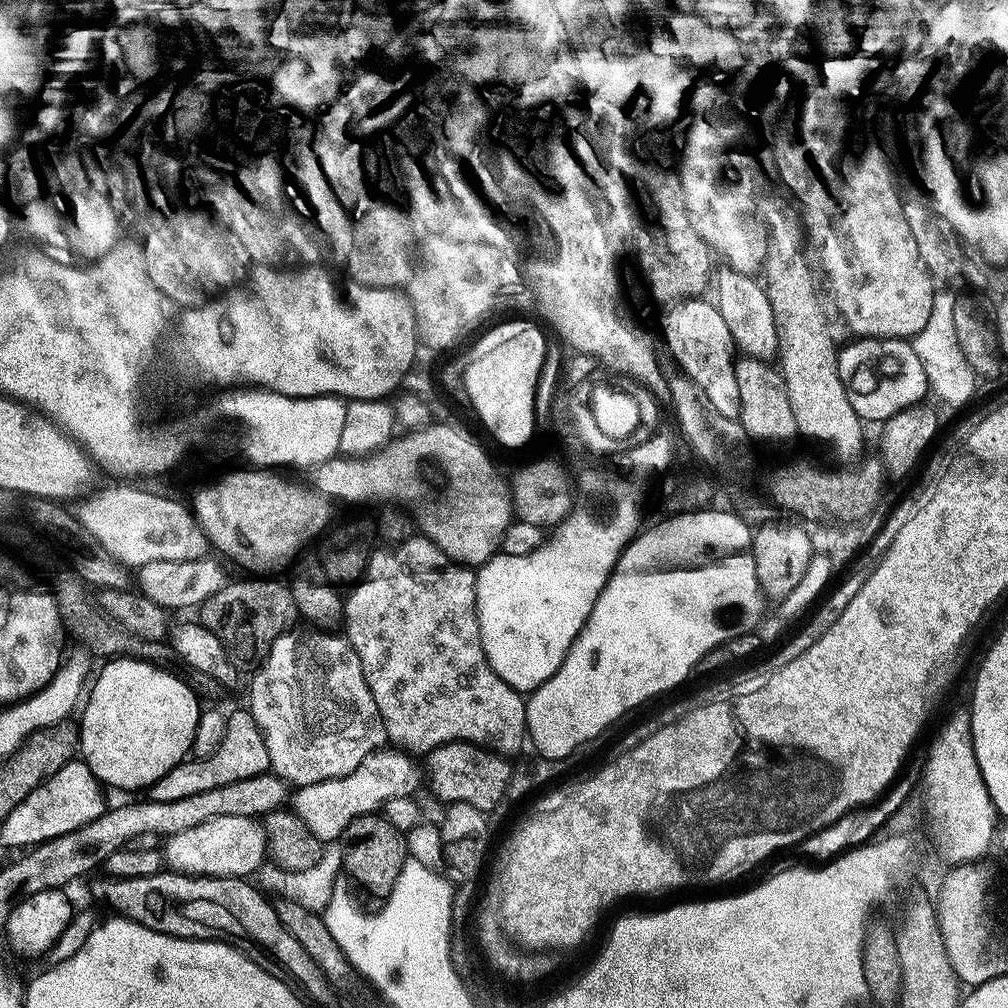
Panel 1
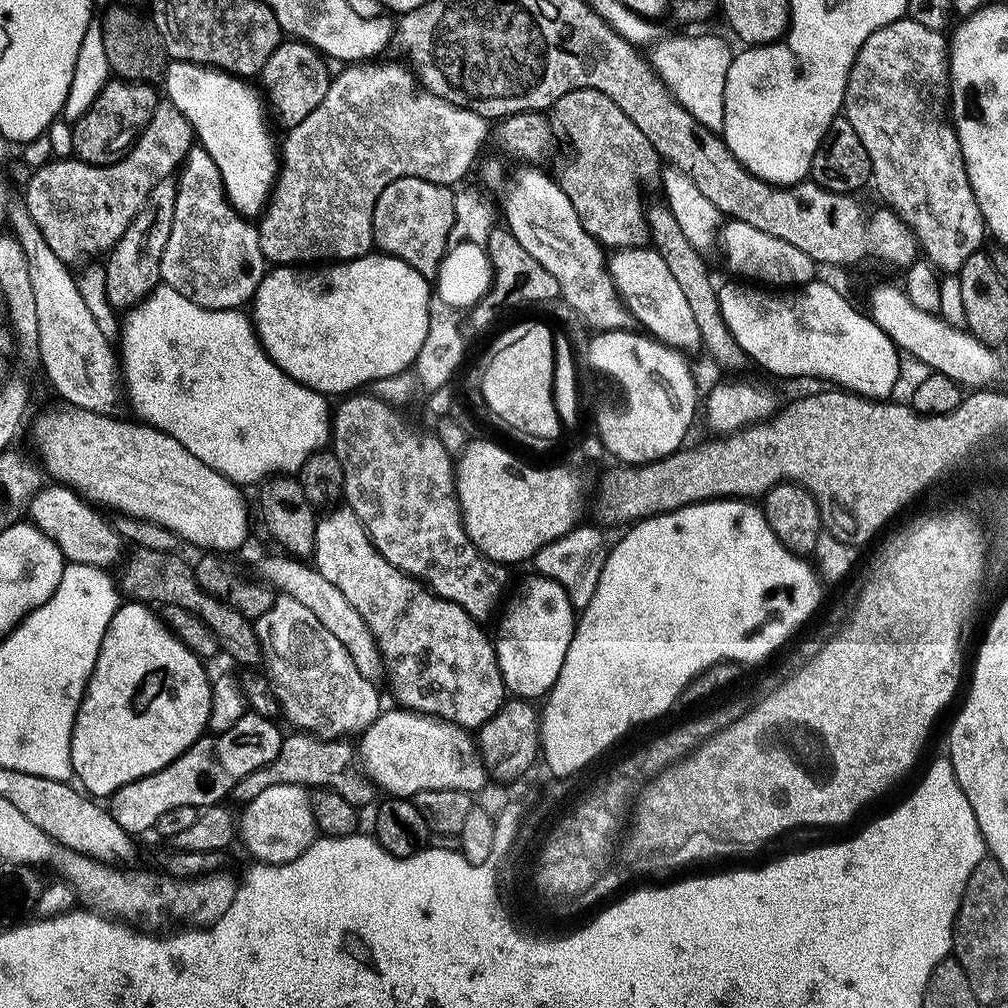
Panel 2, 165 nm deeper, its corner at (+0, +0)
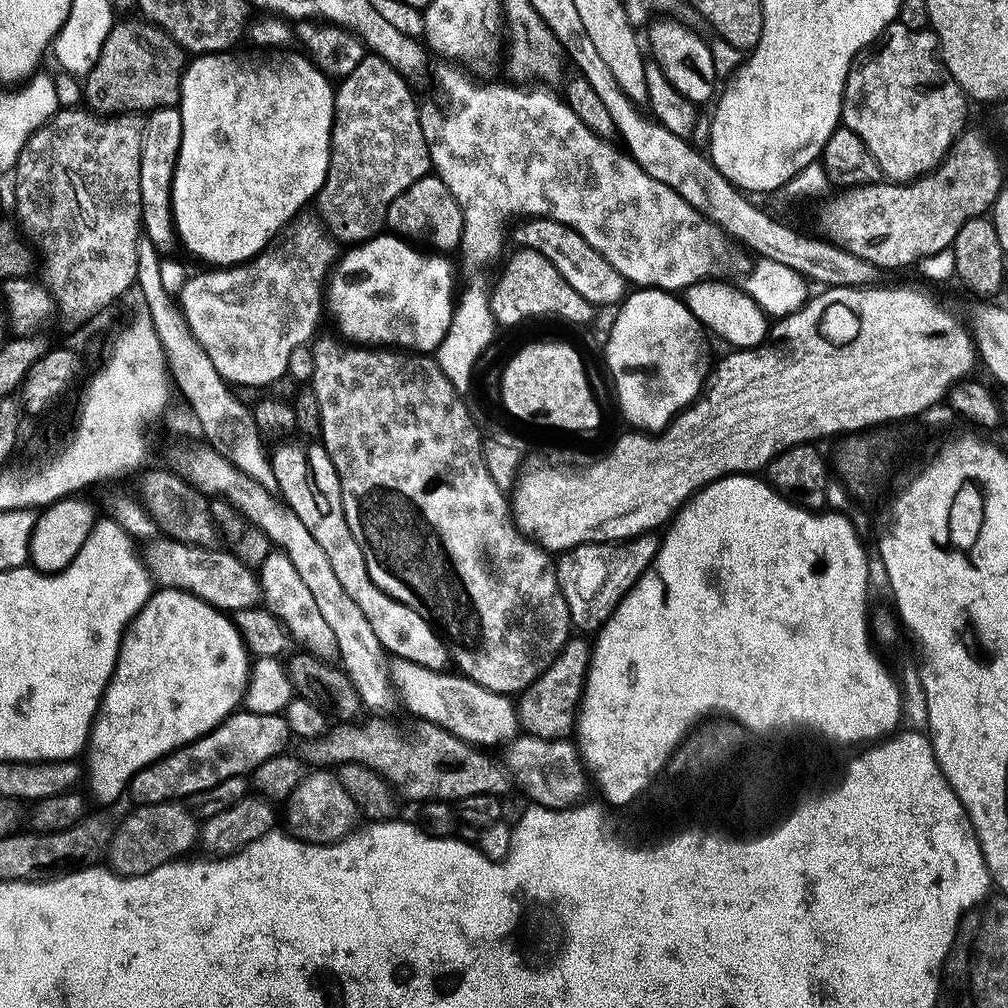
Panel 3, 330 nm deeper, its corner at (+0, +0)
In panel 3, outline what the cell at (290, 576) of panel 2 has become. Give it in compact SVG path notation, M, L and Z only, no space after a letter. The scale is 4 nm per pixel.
M397 658L391 661L390 673L392 687L395 689L399 703L405 704L417 716L417 721L438 726L442 730L454 734L460 740L466 741L467 744L474 744L485 750L494 744L507 745L521 735L518 704L513 697L486 690L463 674L451 676L448 672L435 672L432 666L415 665L414 662Z

